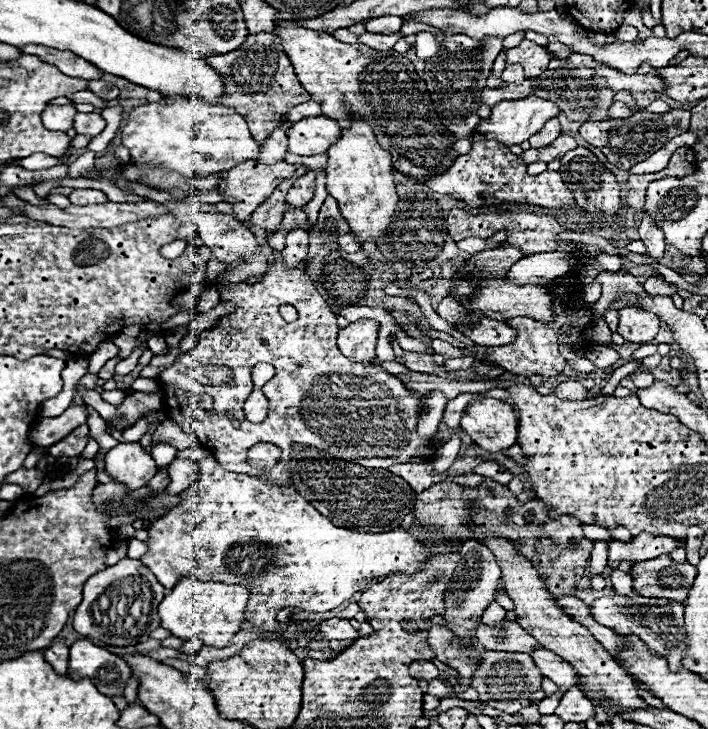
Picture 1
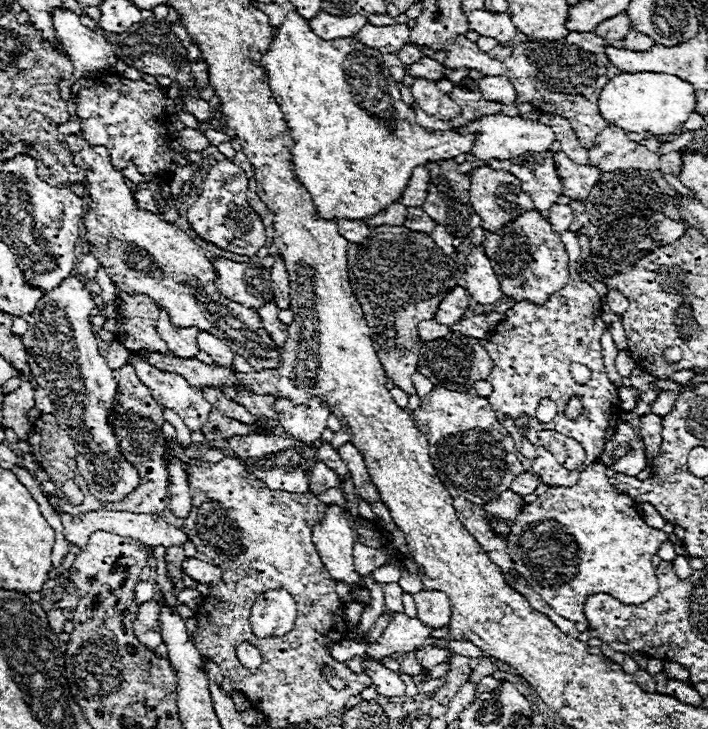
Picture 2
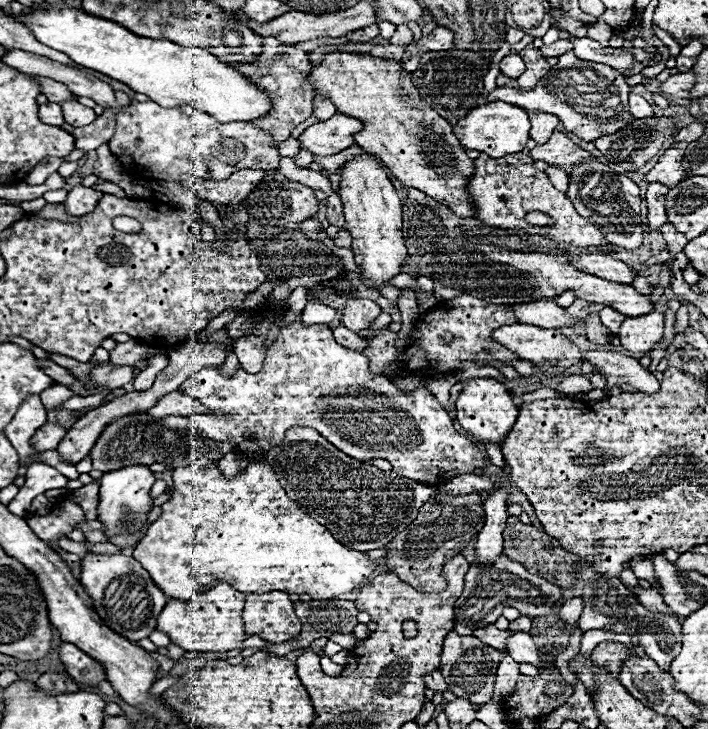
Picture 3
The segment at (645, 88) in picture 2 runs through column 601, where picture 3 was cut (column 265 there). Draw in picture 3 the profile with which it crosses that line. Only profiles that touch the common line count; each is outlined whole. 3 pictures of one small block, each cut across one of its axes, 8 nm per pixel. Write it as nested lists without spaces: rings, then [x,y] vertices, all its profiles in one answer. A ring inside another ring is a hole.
[[[48,2],[42,4],[32,4],[26,16],[12,12],[10,16],[24,24],[38,42],[68,54],[80,66],[98,70],[128,84],[132,90],[150,96],[160,106],[174,108],[192,104],[220,122],[250,122],[262,114],[268,114],[270,110],[270,100],[264,92],[258,92],[248,78],[242,78],[242,74],[234,72],[232,66],[220,62],[214,58],[214,54],[202,48],[178,46],[170,40],[142,38],[112,20],[86,14],[80,8],[56,8]],[[42,4],[46,8],[40,8]]]

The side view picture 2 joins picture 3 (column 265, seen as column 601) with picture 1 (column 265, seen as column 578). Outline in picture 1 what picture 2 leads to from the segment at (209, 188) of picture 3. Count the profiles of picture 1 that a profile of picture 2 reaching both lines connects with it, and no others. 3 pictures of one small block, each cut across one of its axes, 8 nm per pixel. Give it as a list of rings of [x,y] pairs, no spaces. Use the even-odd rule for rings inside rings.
[[[246,160],[246,162],[238,164],[236,168],[228,170],[226,174],[220,174],[222,182],[218,184],[218,192],[224,196],[224,202],[232,204],[234,218],[238,218],[240,222],[248,222],[254,208],[260,206],[282,180],[292,178],[294,170],[296,170],[296,166],[292,166],[288,162],[278,162],[278,164],[272,164],[272,166],[266,166],[266,164],[258,164],[254,160]]]

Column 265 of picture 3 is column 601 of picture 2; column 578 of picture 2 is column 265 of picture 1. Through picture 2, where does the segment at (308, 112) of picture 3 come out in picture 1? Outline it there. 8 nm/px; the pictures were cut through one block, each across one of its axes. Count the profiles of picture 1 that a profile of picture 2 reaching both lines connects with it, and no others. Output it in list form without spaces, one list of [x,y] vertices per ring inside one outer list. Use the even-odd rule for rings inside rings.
[[[254,34],[248,36],[248,40],[238,48],[222,56],[206,58],[218,74],[222,74],[226,92],[220,98],[220,104],[234,108],[238,114],[242,114],[248,122],[248,128],[258,144],[264,144],[266,138],[284,122],[286,112],[290,112],[296,104],[302,104],[310,100],[310,94],[300,84],[298,76],[294,74],[294,68],[288,60],[288,56],[282,50],[282,42],[276,34]]]

